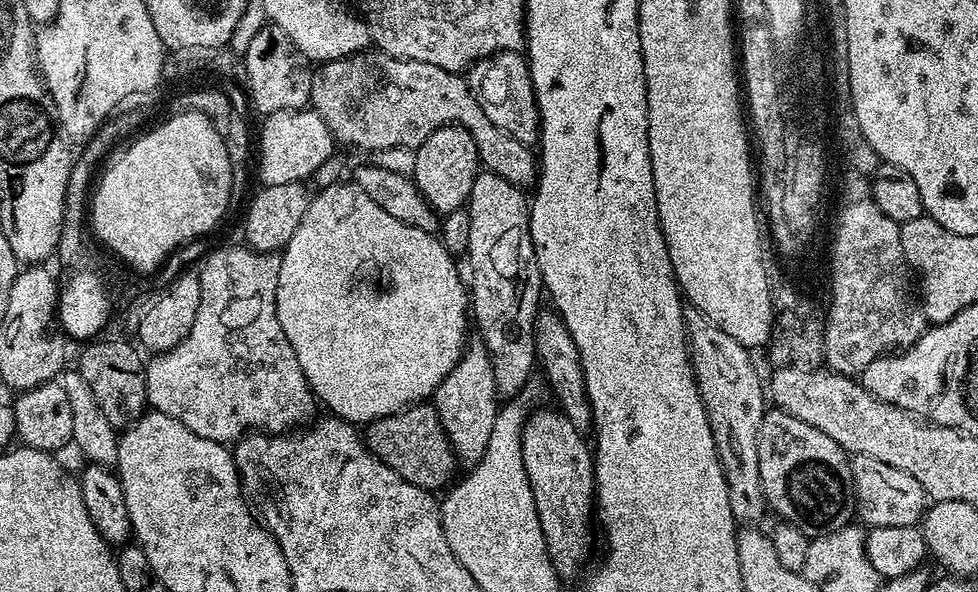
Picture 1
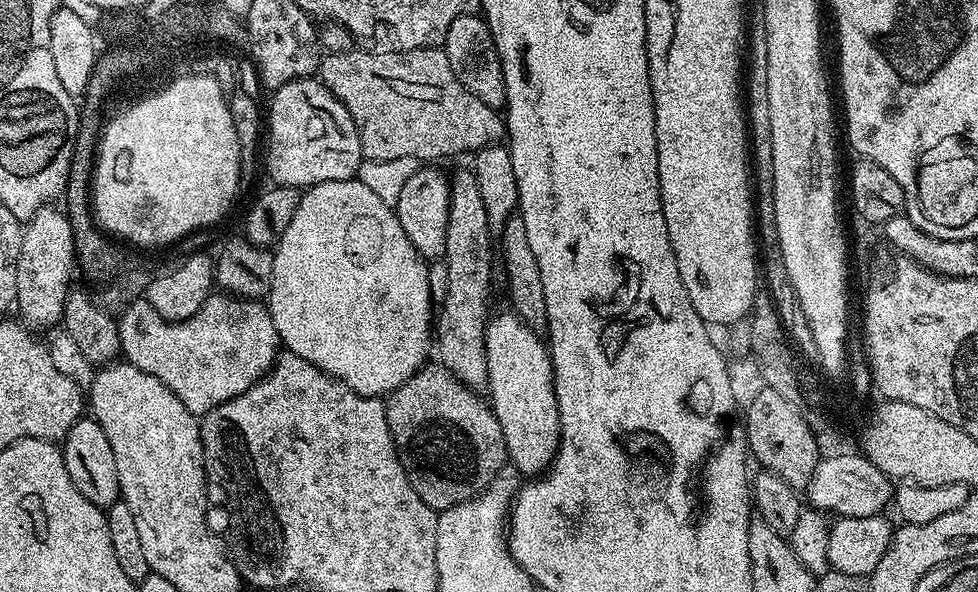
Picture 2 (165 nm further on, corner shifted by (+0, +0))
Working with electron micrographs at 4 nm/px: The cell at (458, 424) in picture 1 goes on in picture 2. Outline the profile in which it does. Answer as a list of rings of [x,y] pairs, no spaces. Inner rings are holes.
[[[471,167],[460,168],[451,173],[450,222],[446,222],[446,250],[442,261],[449,268],[448,288],[445,298],[439,301],[438,315],[434,320],[434,356],[450,374],[457,376],[466,387],[484,390],[488,386],[488,367],[486,366],[486,342],[484,331],[488,329],[488,291],[492,288],[492,250],[494,254],[494,230],[488,225],[486,206],[482,203],[482,193],[478,190],[478,178]]]

